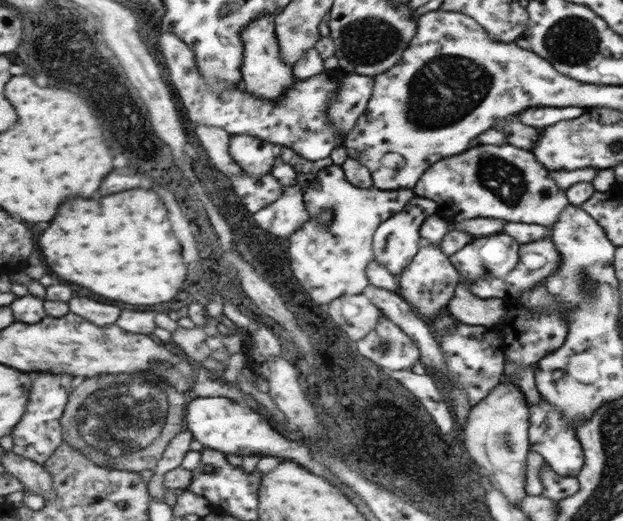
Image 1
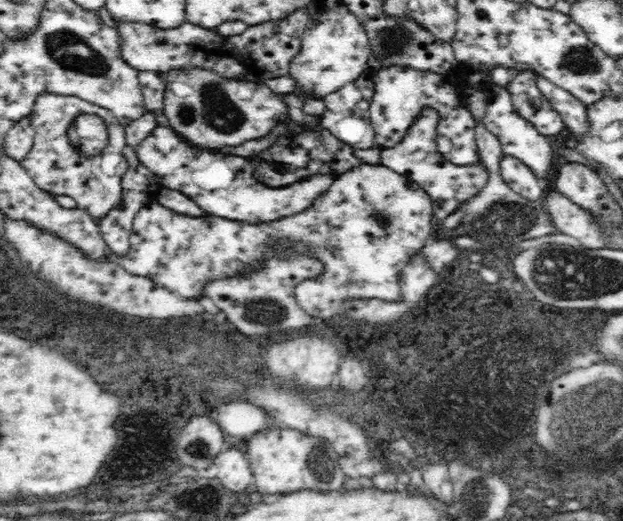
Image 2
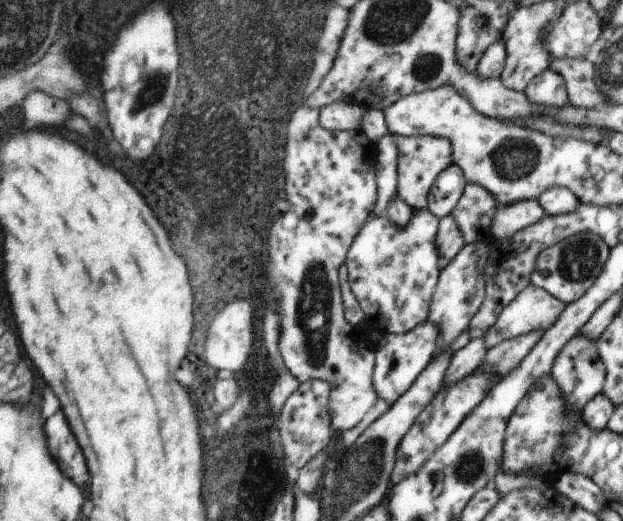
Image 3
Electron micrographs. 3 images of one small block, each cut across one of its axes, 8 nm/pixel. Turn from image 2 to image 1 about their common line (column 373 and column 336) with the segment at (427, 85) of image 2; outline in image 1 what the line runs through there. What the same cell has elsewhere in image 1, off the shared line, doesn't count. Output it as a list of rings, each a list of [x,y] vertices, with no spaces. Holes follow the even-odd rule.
[[[341,72],[333,74],[331,78],[341,80],[339,96],[329,104],[329,118],[335,126],[341,126],[343,130],[351,132],[351,128],[357,124],[359,116],[365,112],[371,96],[373,96],[373,76],[341,76]]]

